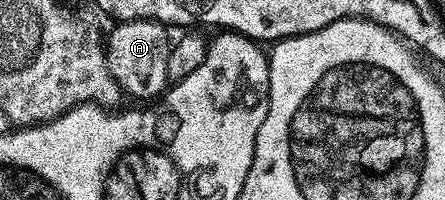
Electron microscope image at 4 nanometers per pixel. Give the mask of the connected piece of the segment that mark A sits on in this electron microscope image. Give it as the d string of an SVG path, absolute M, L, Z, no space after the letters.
M152 19L120 22L115 26L105 41L105 54L115 82L125 95L130 94L134 98L159 97L169 83L166 60L169 59L172 40L168 38L167 27Z

